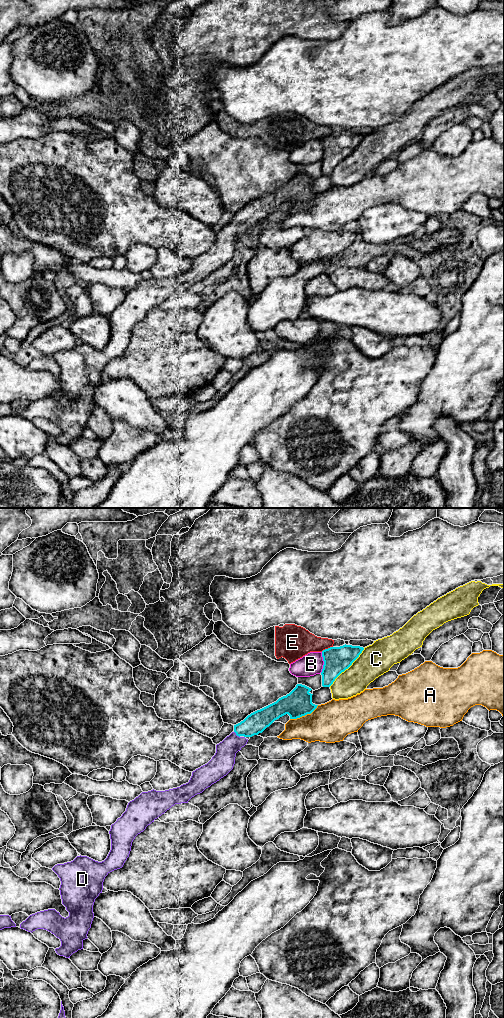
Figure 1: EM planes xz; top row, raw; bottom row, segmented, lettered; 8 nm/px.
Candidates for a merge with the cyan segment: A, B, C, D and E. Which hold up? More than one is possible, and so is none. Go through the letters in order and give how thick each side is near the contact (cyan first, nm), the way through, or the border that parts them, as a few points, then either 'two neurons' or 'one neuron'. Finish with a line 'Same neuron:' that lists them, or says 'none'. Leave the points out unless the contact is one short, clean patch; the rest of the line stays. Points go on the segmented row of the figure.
A: 220 nm thick on the cyan side, 320 nm on the other; two neurons
B: 200 nm thick on the cyan side, 180 nm on the other; two neurons
C: 200 nm thick on the cyan side, 260 nm on the other; two neurons
D: 170 nm thick on the cyan side, 180 nm on the other; runs through xz (255, 723), (241, 729), (236, 734), (223, 761); one neuron
E: 200 nm thick on the cyan side, 260 nm on the other; border along xz (332, 646), (321, 651); two neurons
Same neuron: D

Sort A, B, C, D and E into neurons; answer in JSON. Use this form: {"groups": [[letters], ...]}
{"groups": [["A"], ["B"], ["C"], ["D"], ["E"]]}

